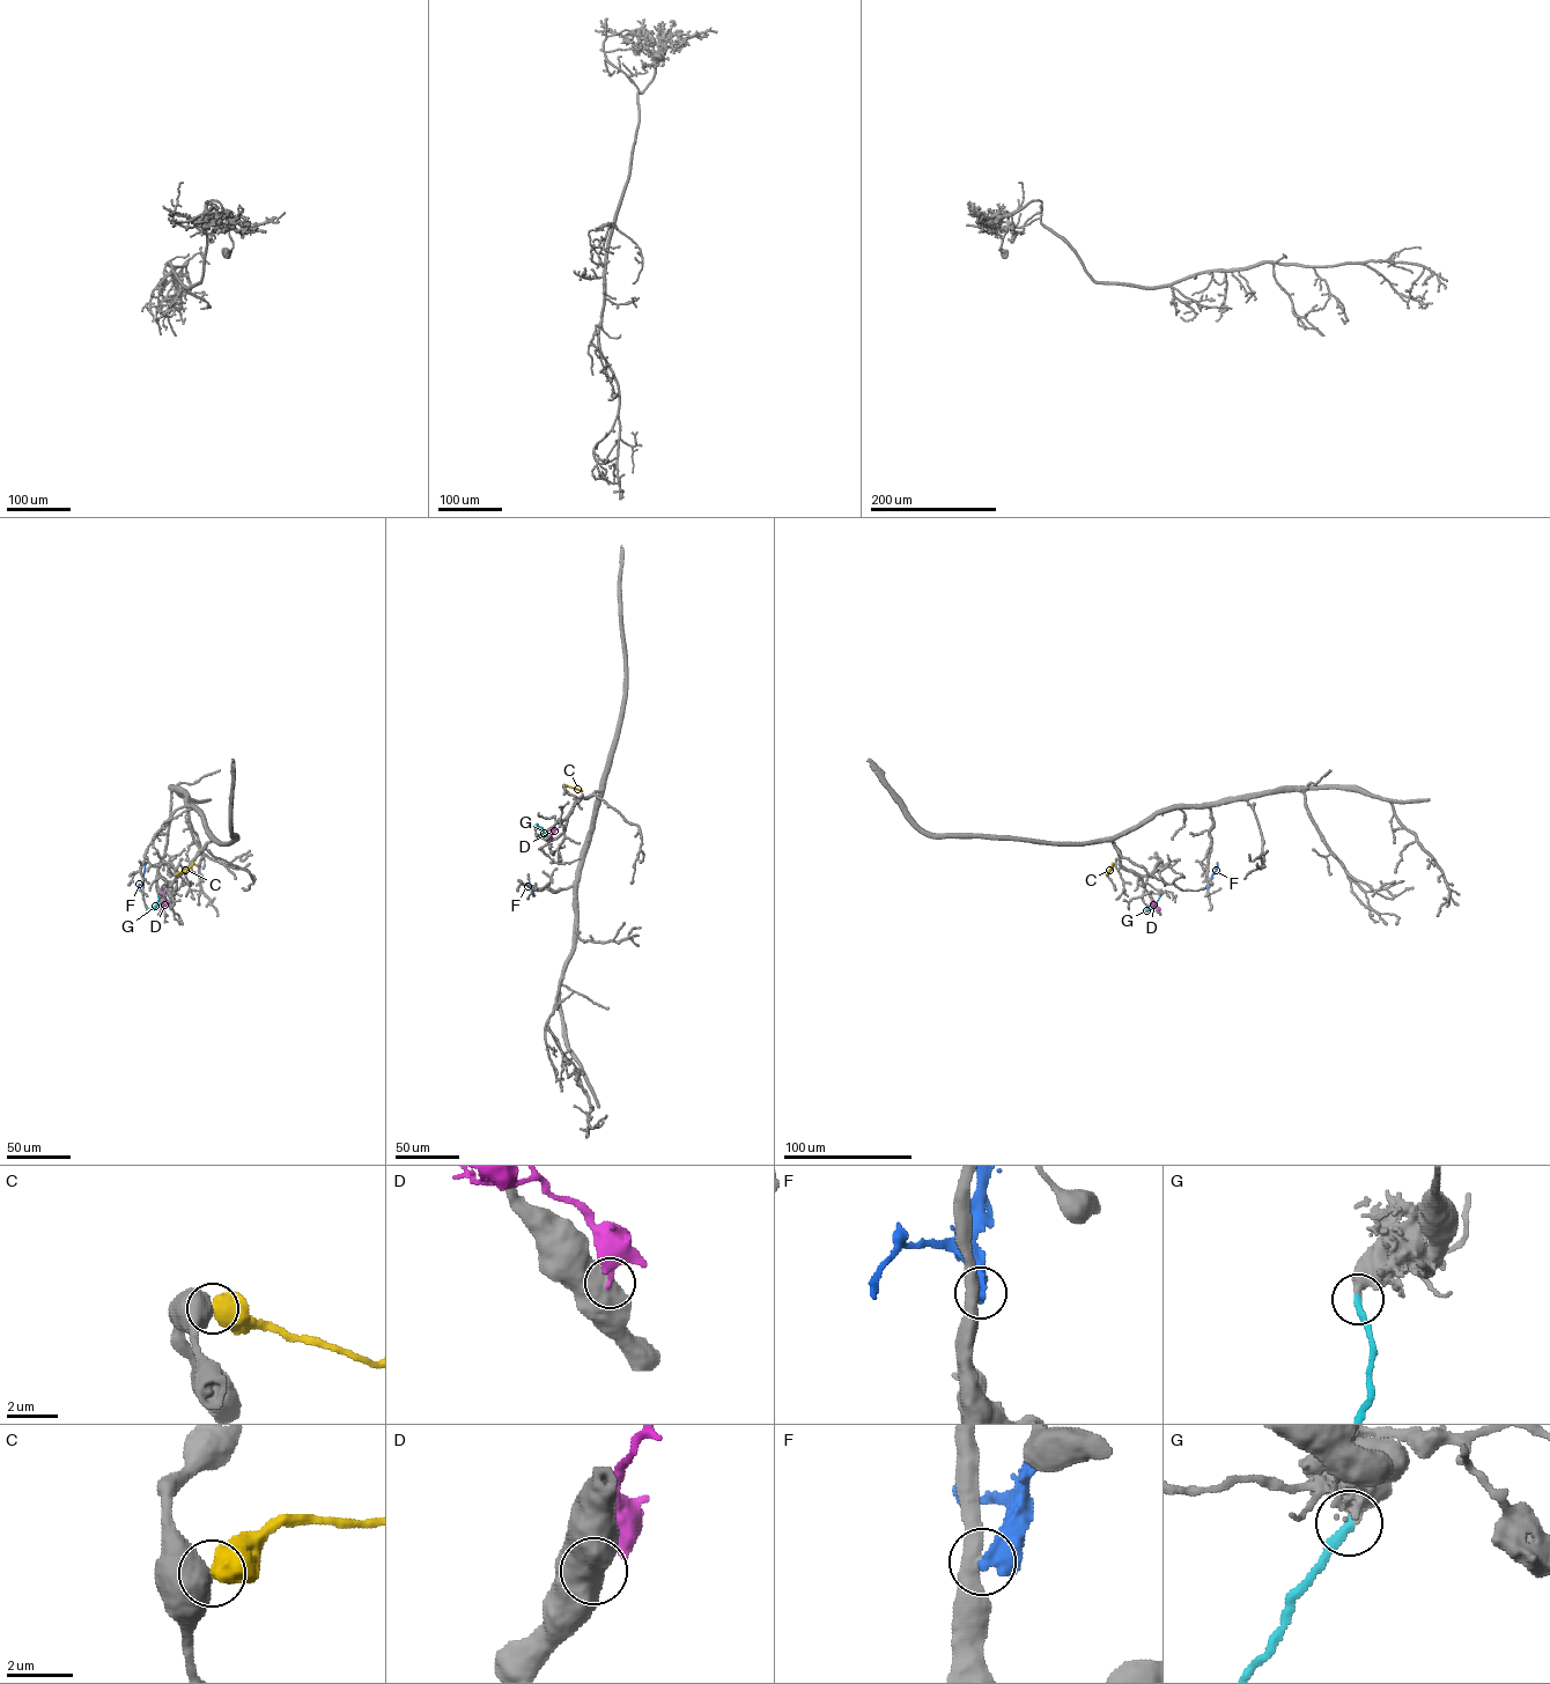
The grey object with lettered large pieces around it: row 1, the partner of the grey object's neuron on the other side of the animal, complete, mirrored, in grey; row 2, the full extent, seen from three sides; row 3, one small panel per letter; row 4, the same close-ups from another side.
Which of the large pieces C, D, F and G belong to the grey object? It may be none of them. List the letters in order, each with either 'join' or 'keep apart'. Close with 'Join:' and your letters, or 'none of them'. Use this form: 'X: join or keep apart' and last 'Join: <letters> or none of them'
C: keep apart
D: keep apart
F: keep apart
G: join
Join: G

